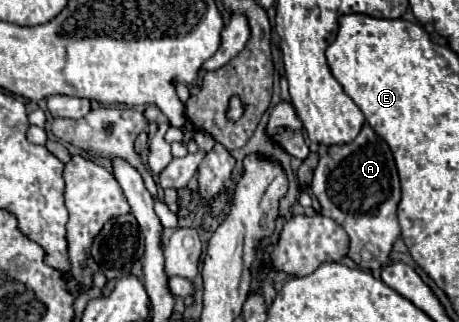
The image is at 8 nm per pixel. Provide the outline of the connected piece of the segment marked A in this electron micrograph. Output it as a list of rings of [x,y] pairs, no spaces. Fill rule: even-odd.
[[[366,124],[354,142],[330,146],[314,170],[312,192],[320,202],[320,212],[336,220],[350,236],[348,258],[362,270],[380,272],[400,236],[396,218],[400,180],[388,144]]]

